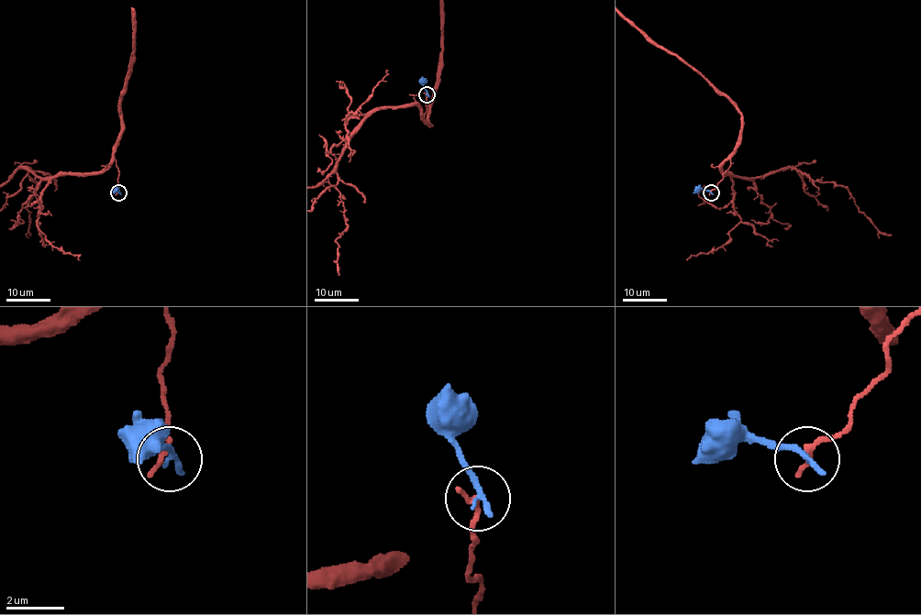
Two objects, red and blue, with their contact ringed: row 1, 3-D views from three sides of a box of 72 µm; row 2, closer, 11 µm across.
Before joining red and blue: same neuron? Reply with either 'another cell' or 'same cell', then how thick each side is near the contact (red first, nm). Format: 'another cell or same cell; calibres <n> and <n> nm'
another cell; calibres 260 and 280 nm

